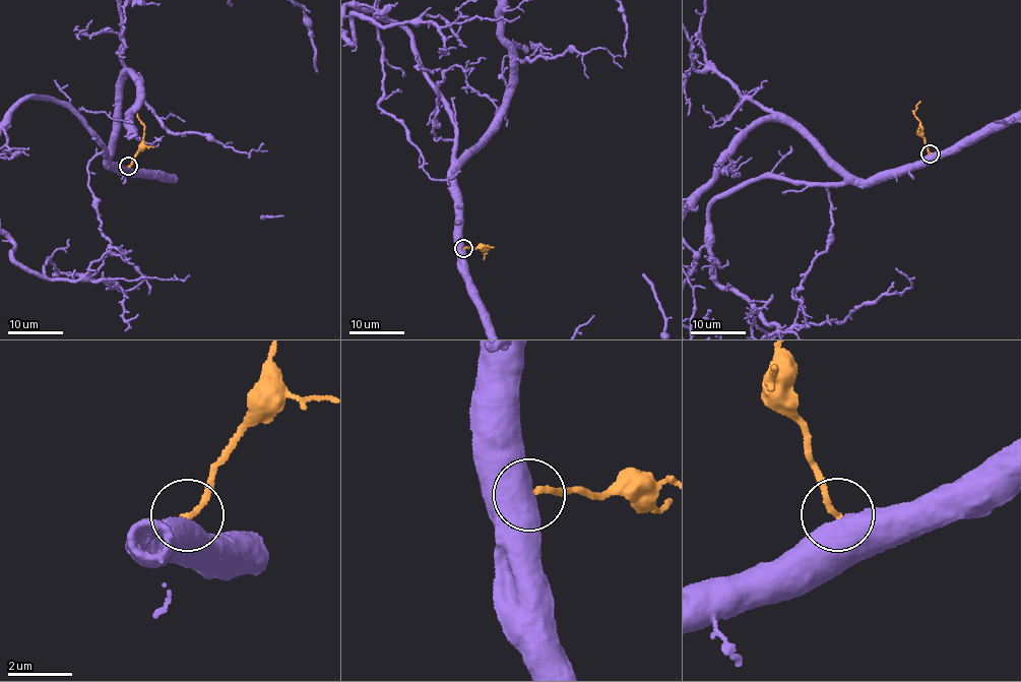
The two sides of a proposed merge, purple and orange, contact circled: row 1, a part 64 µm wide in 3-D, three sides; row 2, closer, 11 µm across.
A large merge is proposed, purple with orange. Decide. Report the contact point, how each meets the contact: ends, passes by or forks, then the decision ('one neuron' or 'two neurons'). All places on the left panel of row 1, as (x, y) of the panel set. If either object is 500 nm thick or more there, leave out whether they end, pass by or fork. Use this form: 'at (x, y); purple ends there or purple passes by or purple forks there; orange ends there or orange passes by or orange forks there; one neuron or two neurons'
at (128, 166); two neurons

